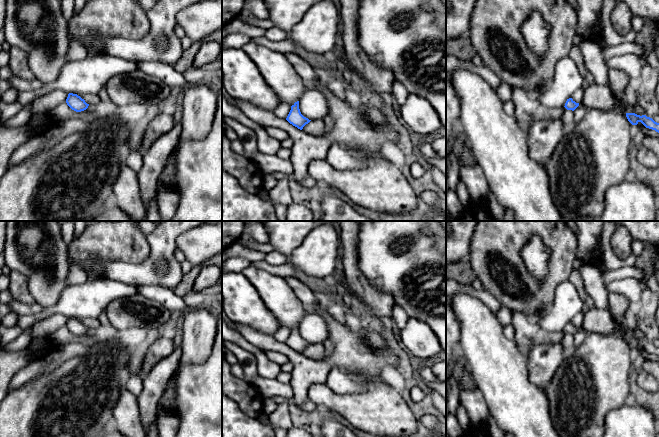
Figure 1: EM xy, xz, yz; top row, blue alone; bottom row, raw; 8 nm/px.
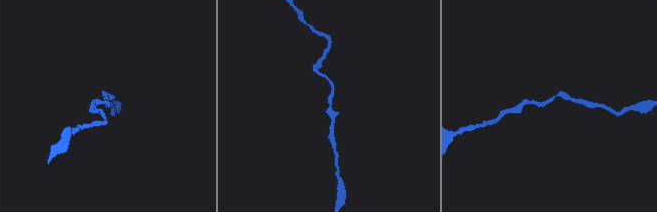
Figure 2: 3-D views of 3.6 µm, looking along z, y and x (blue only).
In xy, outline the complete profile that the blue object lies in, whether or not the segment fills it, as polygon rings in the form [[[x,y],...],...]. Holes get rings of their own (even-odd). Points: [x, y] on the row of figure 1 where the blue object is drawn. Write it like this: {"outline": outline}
{"outline": [[[73,93],[68,94],[66,103],[72,110],[76,112],[84,111],[89,106],[89,104],[87,104],[84,99],[82,99],[77,94],[73,94]]]}

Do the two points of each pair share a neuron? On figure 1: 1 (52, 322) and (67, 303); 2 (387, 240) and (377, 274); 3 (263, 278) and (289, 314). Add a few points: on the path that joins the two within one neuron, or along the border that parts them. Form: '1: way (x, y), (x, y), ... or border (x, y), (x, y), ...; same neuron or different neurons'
1: border (68, 316), (53, 314), (36, 320); different neurons
2: way (379, 248), (377, 250), (377, 266); same neuron
3: way (270, 287), (284, 305); same neuron

